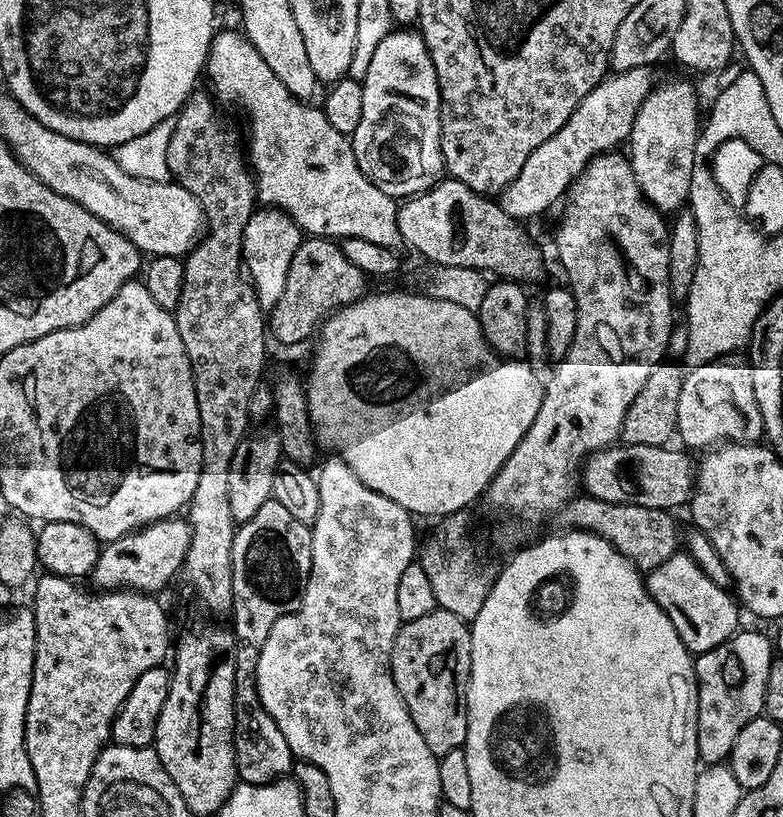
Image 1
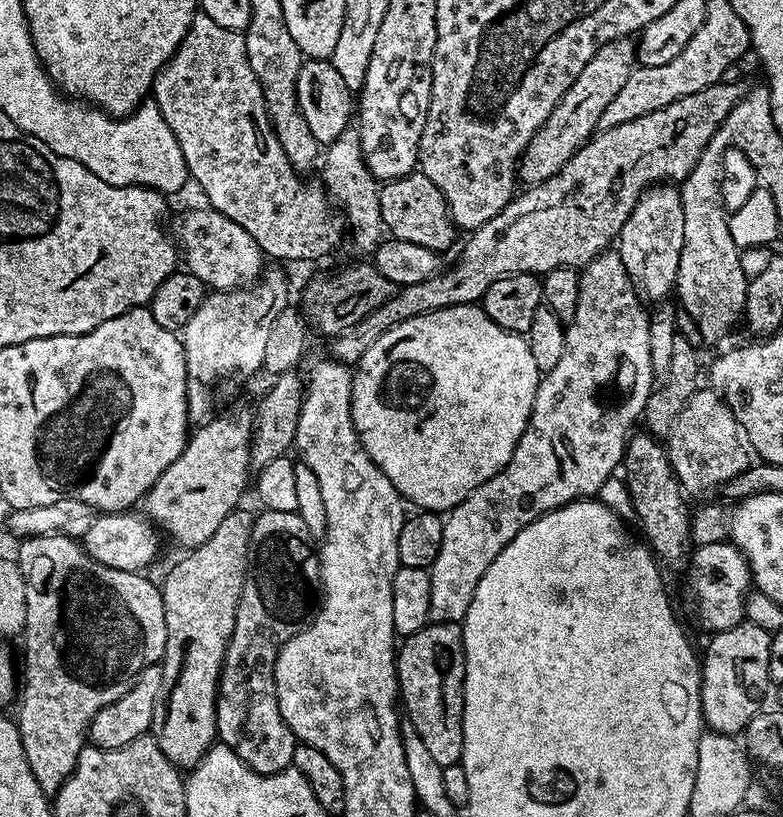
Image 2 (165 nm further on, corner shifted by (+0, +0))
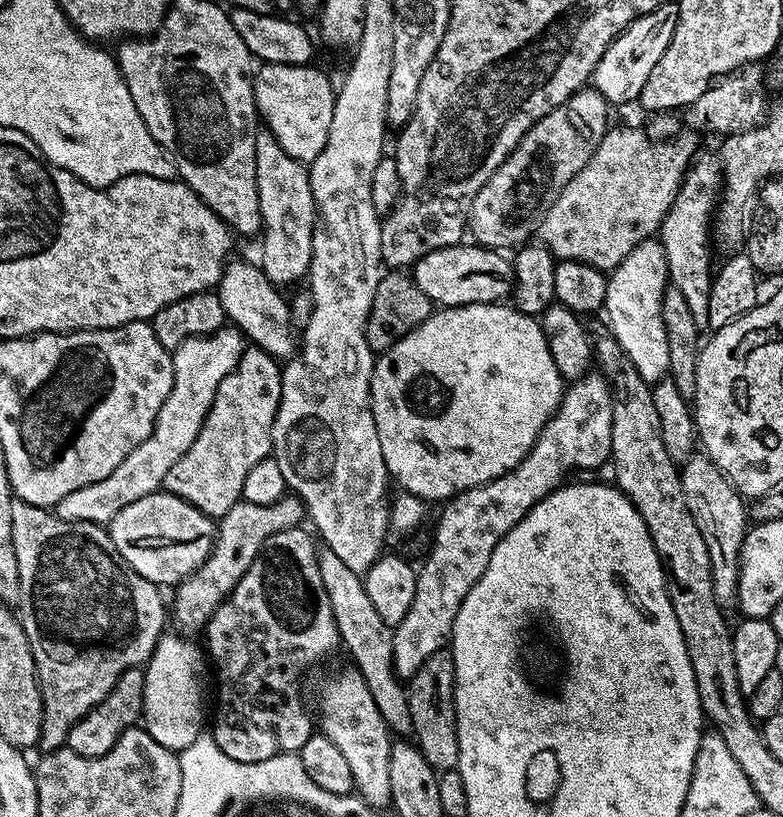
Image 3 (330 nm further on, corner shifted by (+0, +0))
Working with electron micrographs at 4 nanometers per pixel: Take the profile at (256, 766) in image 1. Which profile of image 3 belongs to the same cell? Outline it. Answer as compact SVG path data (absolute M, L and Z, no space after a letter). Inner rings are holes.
M303 527L291 528L276 532L271 536L254 558L250 570L246 570L246 574L232 591L232 595L221 602L218 610L208 620L206 629L208 648L206 644L206 652L210 657L211 667L212 664L216 667L216 680L220 683L220 701L216 704L216 725L213 728L211 725L210 734L218 742L222 754L230 754L230 758L234 758L234 762L242 762L243 764L266 762L266 758L274 758L287 752L299 753L300 748L306 746L306 738L310 738L314 734L314 716L308 713L308 708L304 705L304 696L300 693L299 680L307 674L308 668L314 667L323 656L330 655L335 648L338 648L340 635L338 634L338 626L334 622L334 610L330 610L330 594L326 594L326 586L322 584L322 573L318 570L317 541L315 539L312 541L304 531Z

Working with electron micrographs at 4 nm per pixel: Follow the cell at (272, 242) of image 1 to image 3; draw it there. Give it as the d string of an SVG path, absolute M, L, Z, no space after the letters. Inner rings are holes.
M225 326L208 336L195 336L179 344L172 352L172 389L162 410L158 410L152 436L130 450L114 474L102 478L102 482L82 486L82 490L74 490L74 494L66 494L66 498L54 505L56 516L70 522L81 520L107 526L118 510L130 506L130 502L138 502L138 498L161 491L170 466L194 446L194 438L198 438L198 430L202 430L202 422L214 402L214 394L218 394L222 378L238 366L245 347L245 337L235 326Z

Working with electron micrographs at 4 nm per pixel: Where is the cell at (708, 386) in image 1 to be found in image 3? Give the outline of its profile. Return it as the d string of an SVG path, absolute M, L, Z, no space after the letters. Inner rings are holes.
M693 454L683 461L680 468L680 481L682 482L682 494L686 494L686 506L690 506L690 514L702 533L702 539L706 542L706 550L710 550L710 570L714 578L714 598L718 606L725 610L737 607L736 595L738 594L738 570L740 569L740 551L744 541L744 533L750 527L750 516L746 511L745 497L737 492L736 487L724 477L722 470L714 461L703 454Z

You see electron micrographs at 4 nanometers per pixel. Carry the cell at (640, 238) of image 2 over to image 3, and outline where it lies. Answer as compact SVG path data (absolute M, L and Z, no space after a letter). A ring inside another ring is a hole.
M649 238L642 241L622 262L611 269L606 286L606 302L603 315L608 315L610 335L626 350L630 362L634 362L634 370L642 374L647 384L657 384L669 375L668 343L666 342L666 326L662 322L662 298L664 289L669 287L668 263L666 250L659 239Z

